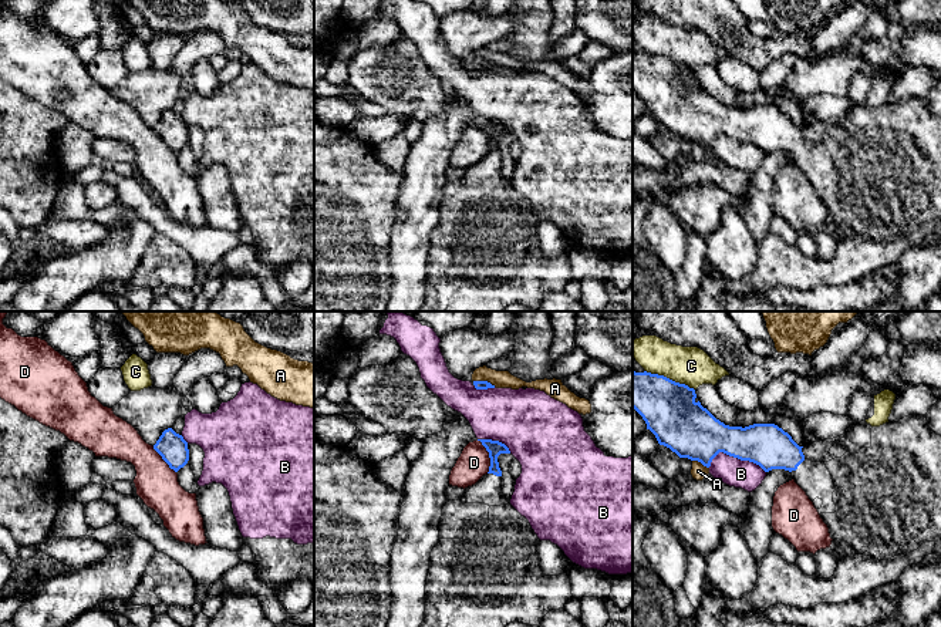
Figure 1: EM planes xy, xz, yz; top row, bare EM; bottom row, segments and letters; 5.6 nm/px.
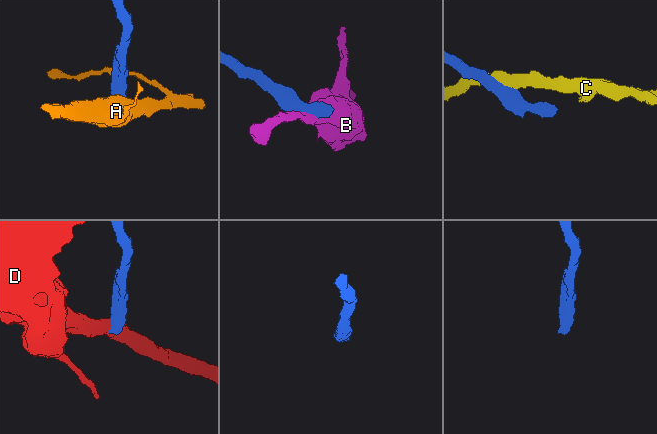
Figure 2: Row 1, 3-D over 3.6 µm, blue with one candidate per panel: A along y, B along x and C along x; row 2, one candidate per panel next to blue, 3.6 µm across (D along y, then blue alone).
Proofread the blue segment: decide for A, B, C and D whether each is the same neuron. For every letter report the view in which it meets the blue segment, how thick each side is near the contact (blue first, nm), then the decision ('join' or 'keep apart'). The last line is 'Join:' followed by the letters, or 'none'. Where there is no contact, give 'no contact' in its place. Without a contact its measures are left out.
A: xz | 50/100 nm | keep apart
B: yz | 280/160 nm | keep apart
C: yz | 300/220 nm | keep apart
D: xz | 90/180 nm | keep apart
Join: none

